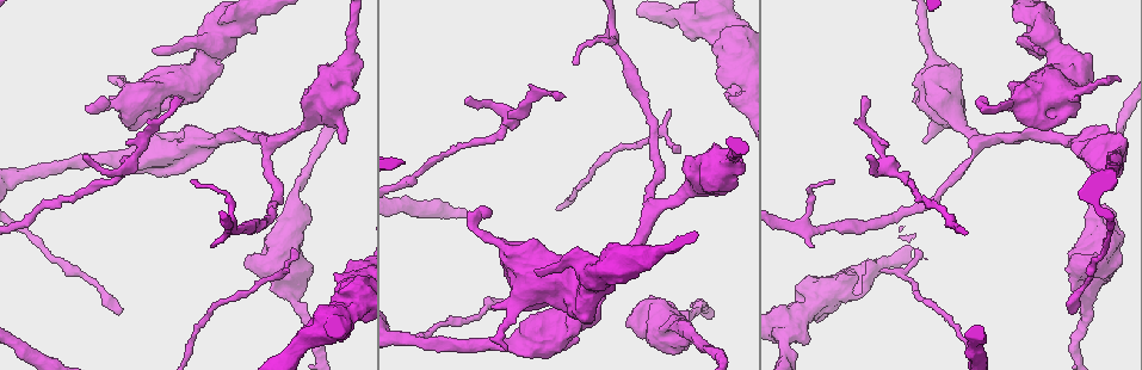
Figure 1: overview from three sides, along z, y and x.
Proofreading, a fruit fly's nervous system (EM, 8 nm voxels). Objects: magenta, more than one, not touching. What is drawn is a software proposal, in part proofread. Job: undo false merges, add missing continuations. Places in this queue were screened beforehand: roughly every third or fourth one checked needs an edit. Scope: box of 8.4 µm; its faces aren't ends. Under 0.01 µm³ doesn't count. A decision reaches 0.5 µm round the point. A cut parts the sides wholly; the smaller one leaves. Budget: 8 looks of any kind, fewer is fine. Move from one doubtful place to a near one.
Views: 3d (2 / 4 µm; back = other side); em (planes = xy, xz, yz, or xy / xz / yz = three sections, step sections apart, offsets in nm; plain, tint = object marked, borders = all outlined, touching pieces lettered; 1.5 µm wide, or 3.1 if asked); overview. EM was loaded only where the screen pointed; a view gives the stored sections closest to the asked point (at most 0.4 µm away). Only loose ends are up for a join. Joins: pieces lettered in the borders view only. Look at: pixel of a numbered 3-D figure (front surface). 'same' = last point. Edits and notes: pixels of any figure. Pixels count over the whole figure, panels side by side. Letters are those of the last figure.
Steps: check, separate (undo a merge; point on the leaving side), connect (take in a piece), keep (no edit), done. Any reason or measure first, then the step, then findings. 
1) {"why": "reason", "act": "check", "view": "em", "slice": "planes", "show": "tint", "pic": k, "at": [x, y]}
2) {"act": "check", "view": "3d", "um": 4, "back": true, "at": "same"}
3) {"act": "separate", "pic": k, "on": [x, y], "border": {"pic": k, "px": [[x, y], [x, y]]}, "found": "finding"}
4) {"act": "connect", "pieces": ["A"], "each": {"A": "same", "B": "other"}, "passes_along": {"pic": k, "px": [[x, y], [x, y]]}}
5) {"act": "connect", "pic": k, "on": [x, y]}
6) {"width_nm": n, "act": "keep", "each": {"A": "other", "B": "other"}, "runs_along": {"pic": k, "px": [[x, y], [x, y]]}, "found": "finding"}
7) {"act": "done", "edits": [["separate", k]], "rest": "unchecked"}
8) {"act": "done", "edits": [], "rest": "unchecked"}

{"why": "branch stops here", "act": "check", "view": "3d", "um": 4, "pic": 1, "at": [287, 269]}

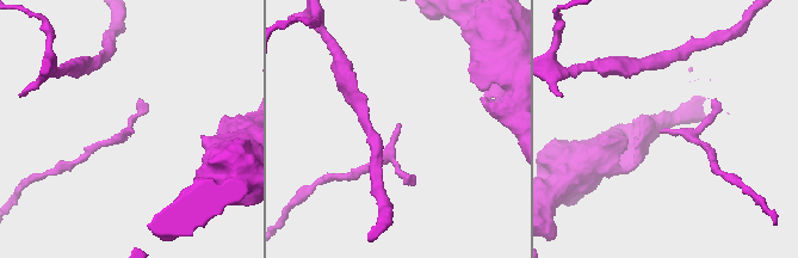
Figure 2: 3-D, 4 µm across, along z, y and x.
{"act": "check", "view": "em", "slice": "xz", "step": 4, "show": "borders", "pic": 2, "at": [400, 124]}

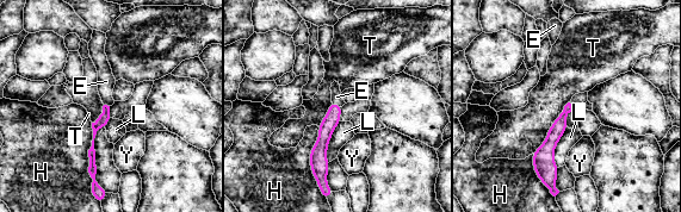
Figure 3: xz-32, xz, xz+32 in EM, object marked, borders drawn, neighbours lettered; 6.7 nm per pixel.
{"why": "another direction", "act": "check", "view": "em", "slice": "planes", "show": "borders", "at": "same"}

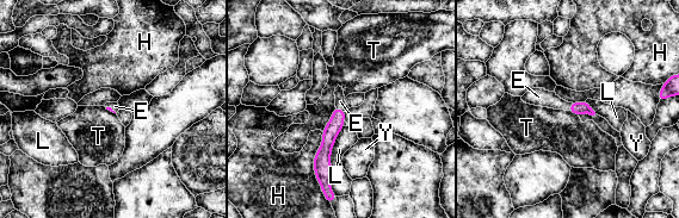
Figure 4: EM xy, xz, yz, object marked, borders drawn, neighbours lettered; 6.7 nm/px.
{"act": "connect", "pieces": ["E"], "each": {"E": "same", "H": "other", "L": "other", "T": "other", "Y": "other"}, "passes_along": {"pic": 4, "px": [[335, 124], [339, 107], [340, 101]]}, "found": "the cell continues"}

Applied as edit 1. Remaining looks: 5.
{"why": "redraw", "act": "check", "view": "overview"}

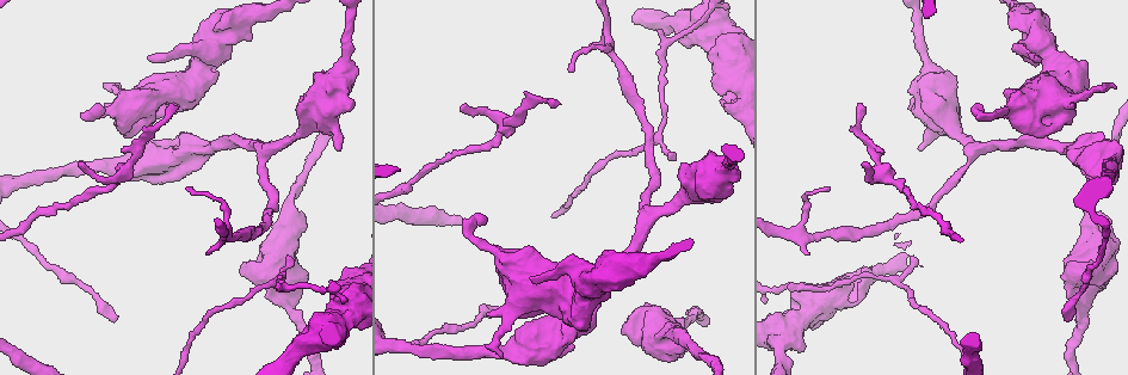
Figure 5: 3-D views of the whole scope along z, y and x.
{"act": "check", "view": "3d", "um": 2, "back": true, "pic": 5, "at": [807, 254]}

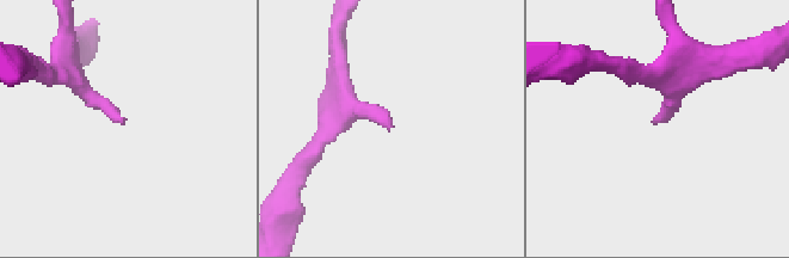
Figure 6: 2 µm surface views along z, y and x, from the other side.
{"why": "now the EM", "act": "check", "view": "em", "slice": "planes", "show": "borders", "pic": 6, "at": [389, 128]}

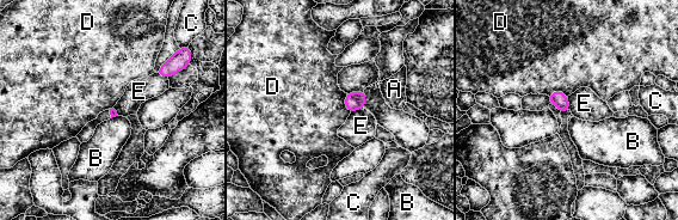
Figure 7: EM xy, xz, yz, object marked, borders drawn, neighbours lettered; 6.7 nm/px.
{"act": "keep", "each": {"A": "other", "B": "other", "C": "other", "D": "other", "E": "other"}, "found": "none of them fits"}

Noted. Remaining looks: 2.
{"act": "done", "edits": [["connect", 4]], "rest": "unchecked"}

